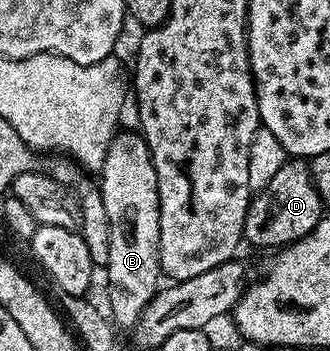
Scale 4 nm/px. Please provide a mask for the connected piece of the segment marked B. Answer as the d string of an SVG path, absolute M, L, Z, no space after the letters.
M123 132L115 133L114 138L110 141L110 147L106 153L106 159L100 171L100 189L102 192L102 199L104 200L104 209L108 211L108 224L112 228L112 244L108 247L108 264L104 267L104 274L106 274L106 282L110 285L110 310L108 309L109 317L112 319L115 327L133 328L140 320L140 316L144 312L144 308L154 299L155 294L160 289L160 281L163 277L162 265L160 264L160 196L158 195L158 177L156 176L156 168L152 164L152 156L150 149L146 143L145 138L141 133L134 132L134 134L122 134Z

